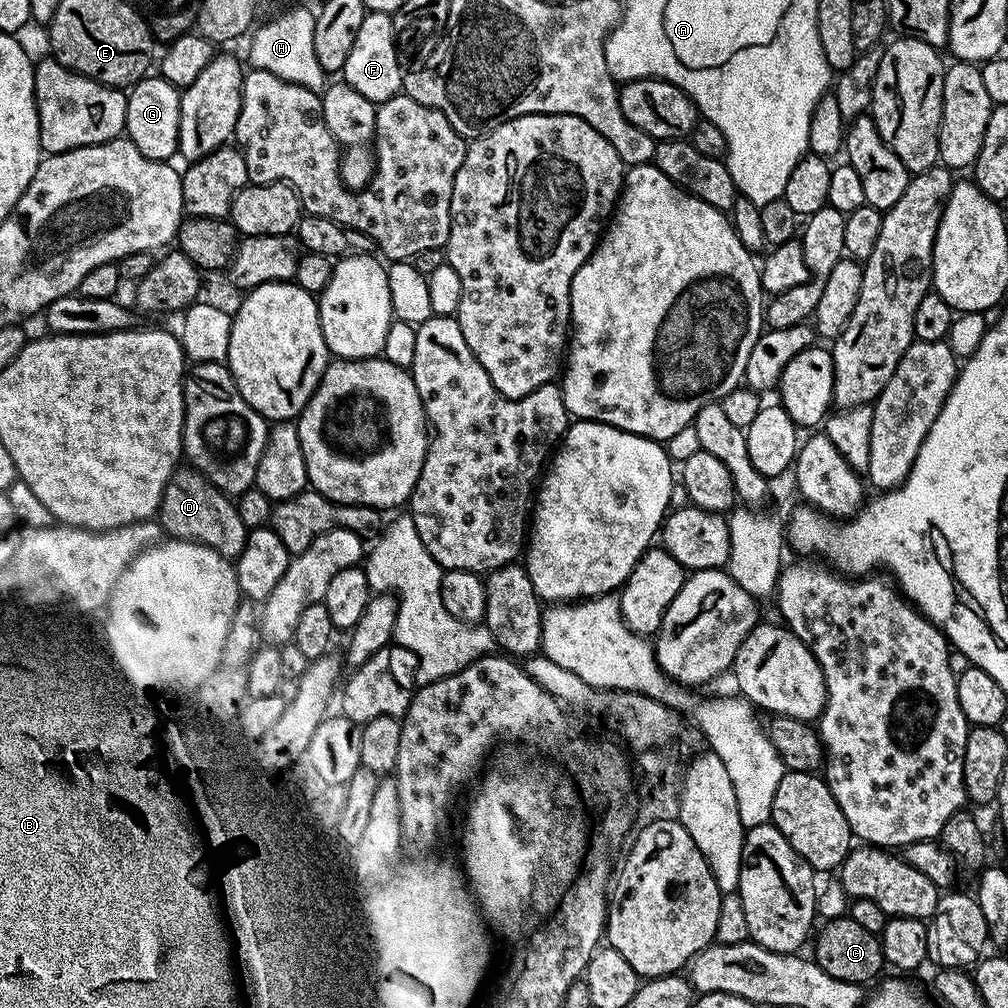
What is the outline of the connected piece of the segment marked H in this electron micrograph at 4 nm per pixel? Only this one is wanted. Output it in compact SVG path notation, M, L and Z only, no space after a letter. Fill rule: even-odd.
M298 6L277 16L269 19L268 24L259 25L255 29L250 46L251 67L264 69L280 78L286 78L287 81L304 85L312 92L321 93L327 85L328 78L314 51L315 11Z

